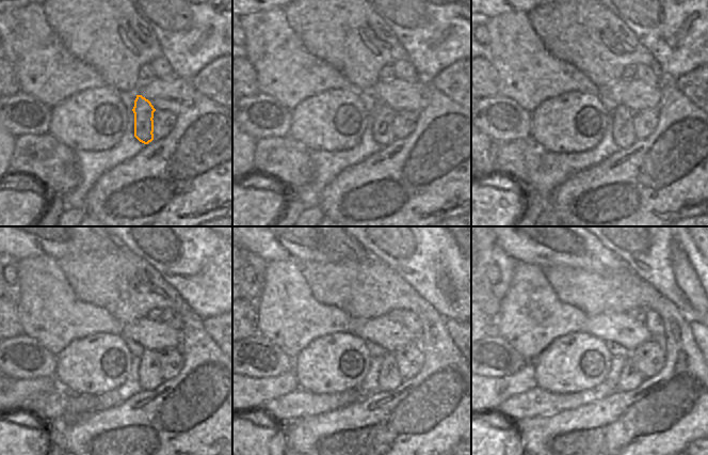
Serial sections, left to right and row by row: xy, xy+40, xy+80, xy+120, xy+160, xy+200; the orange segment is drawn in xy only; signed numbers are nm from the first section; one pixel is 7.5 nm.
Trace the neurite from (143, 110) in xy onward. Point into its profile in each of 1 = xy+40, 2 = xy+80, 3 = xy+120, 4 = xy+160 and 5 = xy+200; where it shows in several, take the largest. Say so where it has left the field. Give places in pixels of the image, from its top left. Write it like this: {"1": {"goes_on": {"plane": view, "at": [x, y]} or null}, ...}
{"1": {"goes_on": {"plane": "xy+40", "at": [383, 115]}}, "2": {"goes_on": {"plane": "xy+80", "at": [623, 129]}}, "3": {"goes_on": {"plane": "xy+120", "at": [149, 373]}}, "4": {"goes_on": {"plane": "xy+160", "at": [389, 378]}}, "5": {"goes_on": {"plane": "xy+200", "at": [630, 377]}}}

